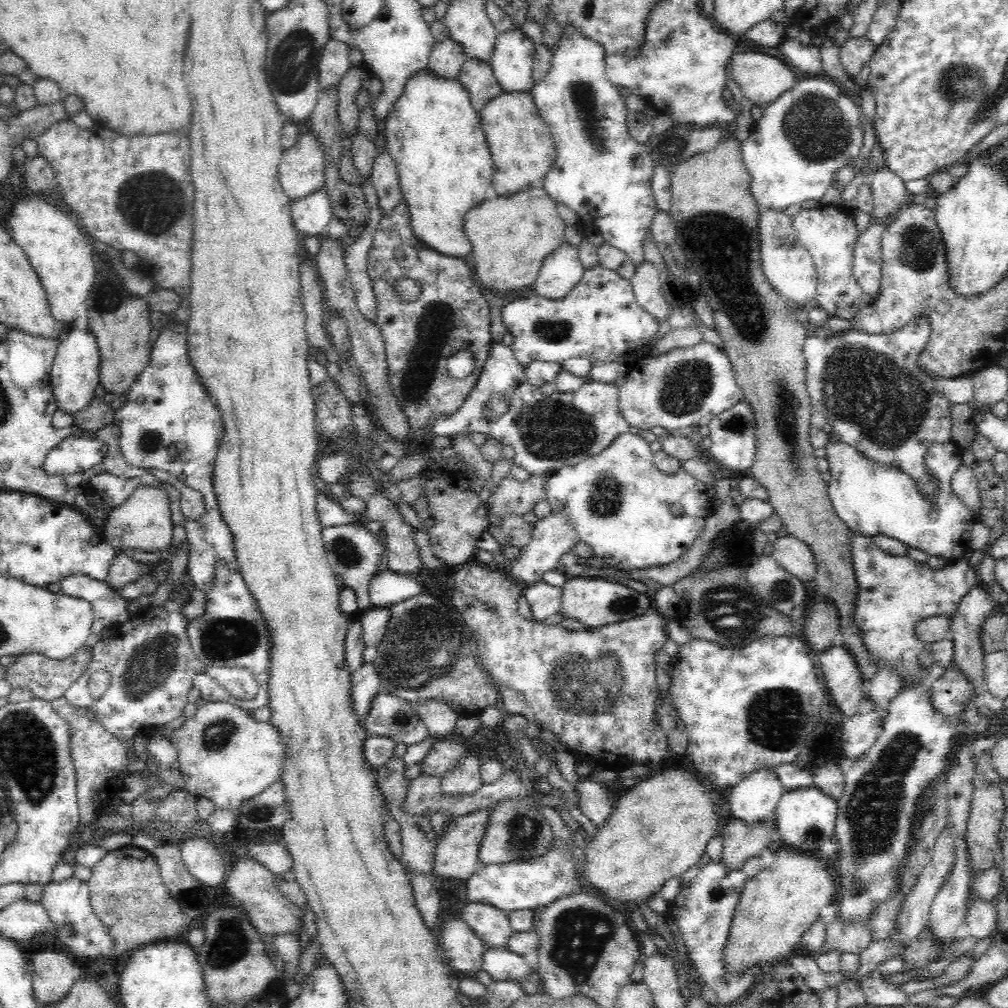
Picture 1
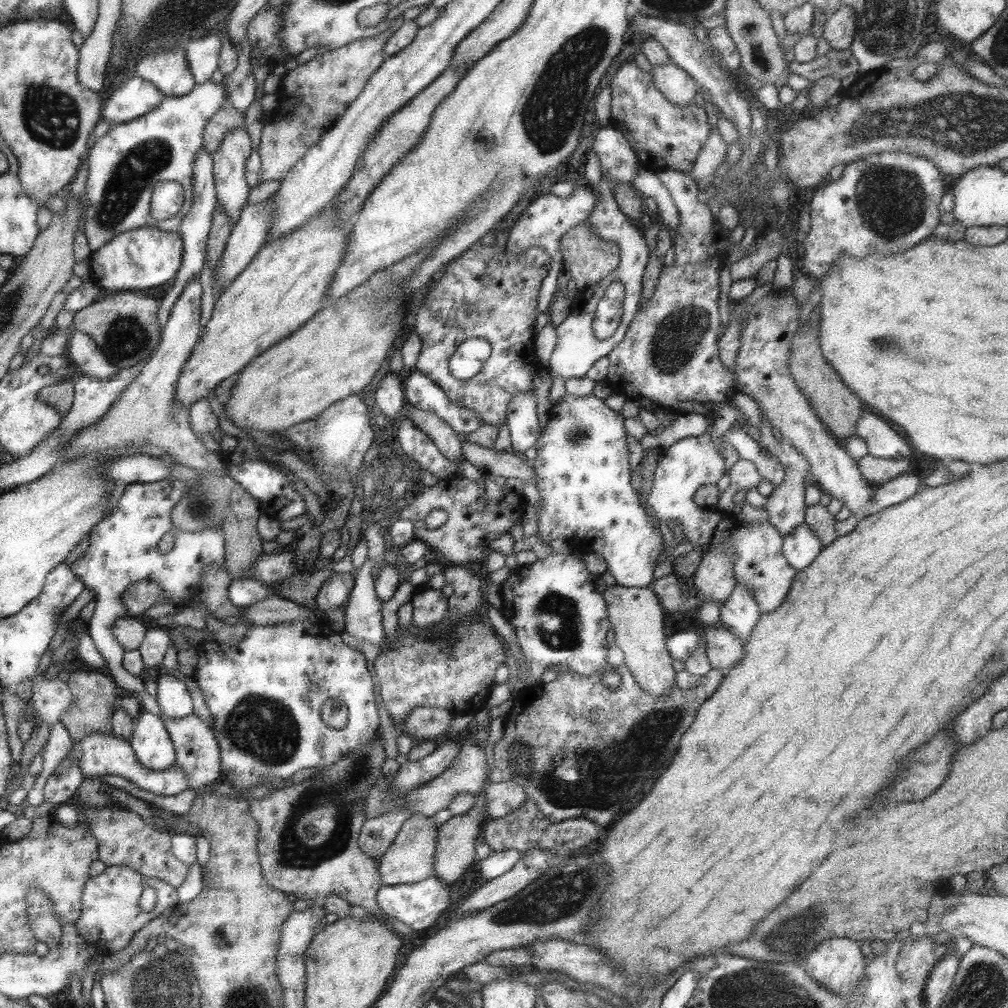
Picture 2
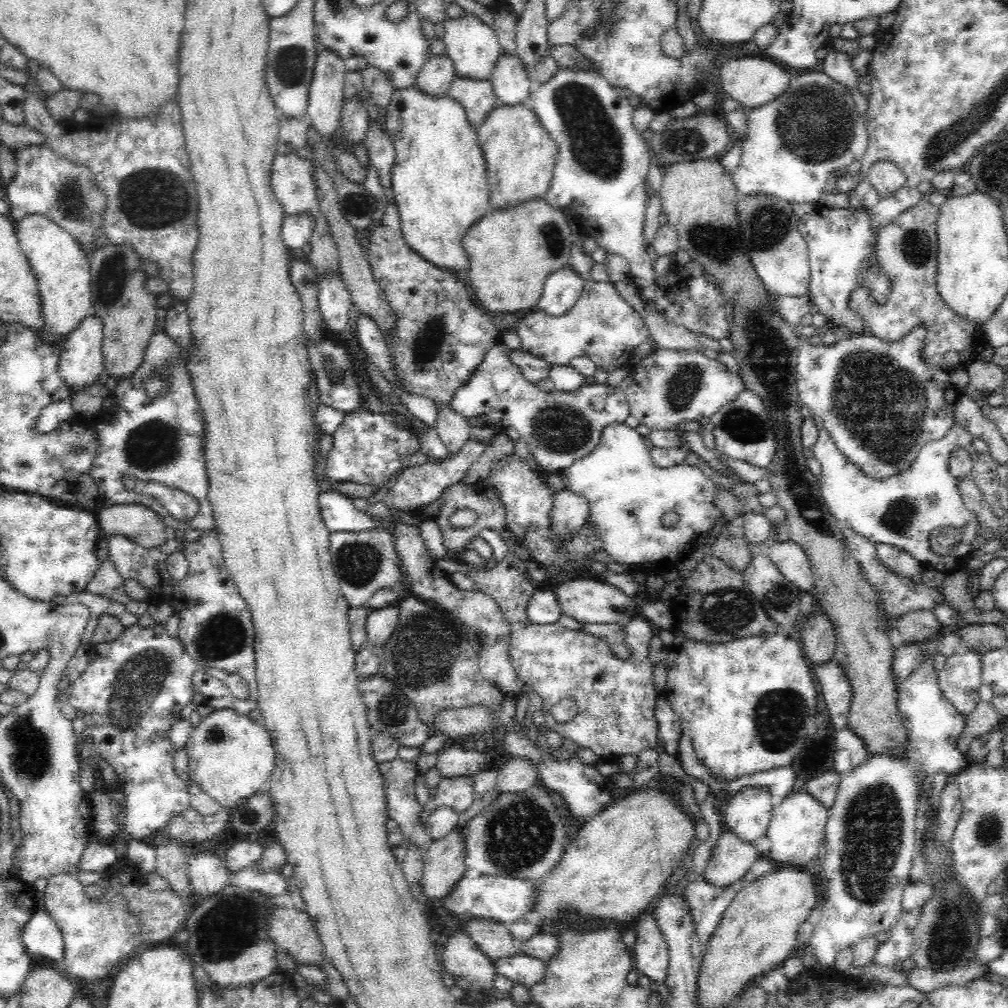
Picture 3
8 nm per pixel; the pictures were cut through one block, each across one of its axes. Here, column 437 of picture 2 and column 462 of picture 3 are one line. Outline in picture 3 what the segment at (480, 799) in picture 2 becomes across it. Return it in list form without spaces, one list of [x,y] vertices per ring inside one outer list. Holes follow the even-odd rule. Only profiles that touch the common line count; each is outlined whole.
[[[454,828],[444,838],[430,844],[424,852],[424,894],[428,898],[448,896],[462,878],[466,878],[466,834],[464,828]]]

